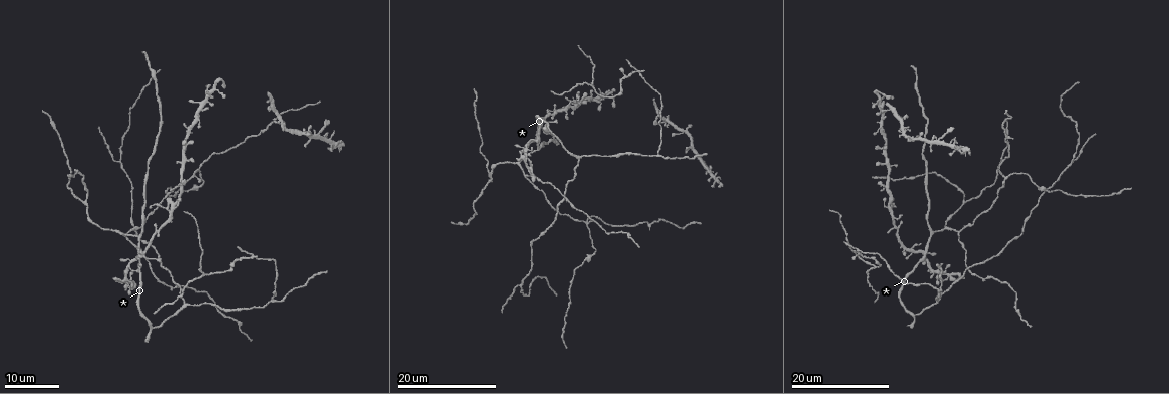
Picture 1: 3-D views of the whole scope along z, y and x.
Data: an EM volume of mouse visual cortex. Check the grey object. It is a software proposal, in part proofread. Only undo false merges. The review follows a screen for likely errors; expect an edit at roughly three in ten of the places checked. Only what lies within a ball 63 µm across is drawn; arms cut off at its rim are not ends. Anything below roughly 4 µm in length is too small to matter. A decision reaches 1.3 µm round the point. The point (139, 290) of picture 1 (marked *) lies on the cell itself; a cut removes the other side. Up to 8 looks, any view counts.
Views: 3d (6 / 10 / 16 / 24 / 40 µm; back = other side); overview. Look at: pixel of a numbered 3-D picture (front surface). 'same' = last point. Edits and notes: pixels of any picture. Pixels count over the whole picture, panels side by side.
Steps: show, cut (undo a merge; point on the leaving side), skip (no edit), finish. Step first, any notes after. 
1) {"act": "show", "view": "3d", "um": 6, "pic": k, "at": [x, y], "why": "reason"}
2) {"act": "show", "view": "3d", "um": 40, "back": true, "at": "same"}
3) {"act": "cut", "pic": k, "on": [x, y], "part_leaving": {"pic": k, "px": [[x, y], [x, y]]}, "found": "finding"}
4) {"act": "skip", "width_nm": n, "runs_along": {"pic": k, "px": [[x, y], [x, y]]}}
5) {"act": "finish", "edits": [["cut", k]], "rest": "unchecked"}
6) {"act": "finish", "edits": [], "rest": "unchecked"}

{"act": "show", "view": "3d", "um": 24, "pic": 1, "at": [525, 175], "why": "three arms meet"}

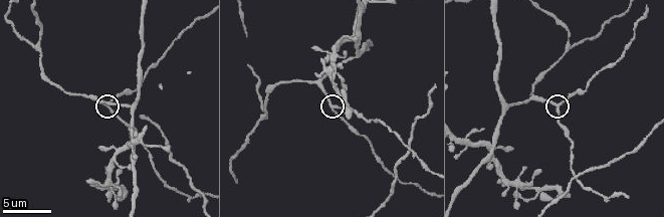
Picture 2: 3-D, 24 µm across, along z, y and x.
{"act": "show", "view": "3d", "um": 6, "pic": 2, "at": [558, 107]}

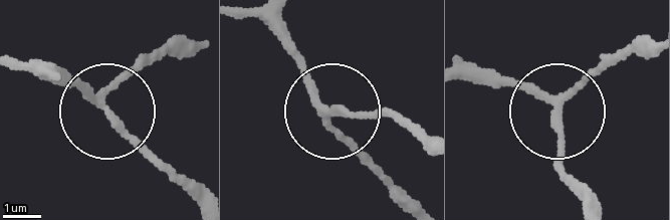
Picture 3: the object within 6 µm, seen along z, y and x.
{"act": "show", "view": "3d", "um": 6, "back": true, "pic": 3, "at": [557, 103]}

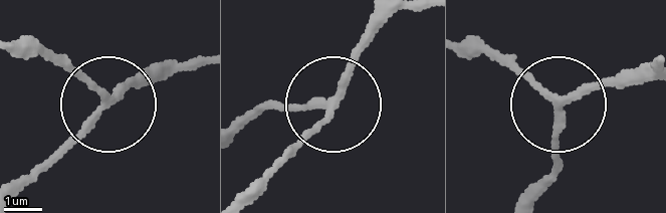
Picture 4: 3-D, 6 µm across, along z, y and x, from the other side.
{"act": "skip", "arms": 3, "found": "one cell here"}

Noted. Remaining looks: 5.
{"act": "show", "view": "3d", "um": 10, "pic": 2, "at": [487, 143], "why": "four or more arms meet"}

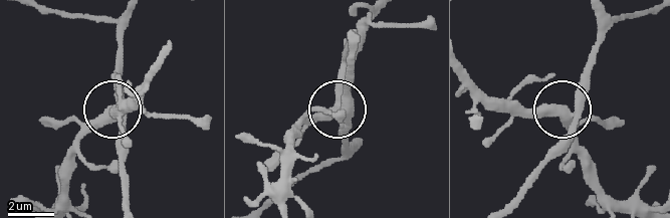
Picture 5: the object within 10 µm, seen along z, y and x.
{"act": "skip", "width_nm": 410, "found": "one cell here"}

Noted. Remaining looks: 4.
{"act": "show", "view": "3d", "um": 16, "pic": 1, "at": [875, 266], "why": "two arms in line, one across"}

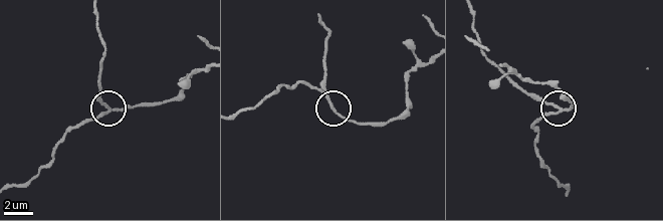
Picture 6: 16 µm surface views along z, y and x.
{"act": "show", "view": "3d", "um": 10, "pic": 6, "at": [105, 110]}

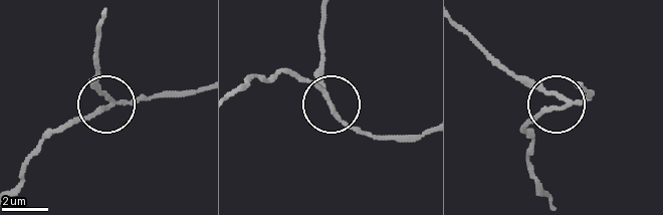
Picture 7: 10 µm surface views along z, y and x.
{"act": "cut", "pic": 7, "on": [97, 88], "side_arm_um": 14, "part_leaving": {"pic": 7, "px": [[113, 101], [95, 83], [101, 15]]}, "found": "two cells meet here"}

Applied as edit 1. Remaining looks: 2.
{"act": "show", "view": "3d", "um": 16, "pic": 1, "at": [1004, 176], "why": "looks like a crossing"}

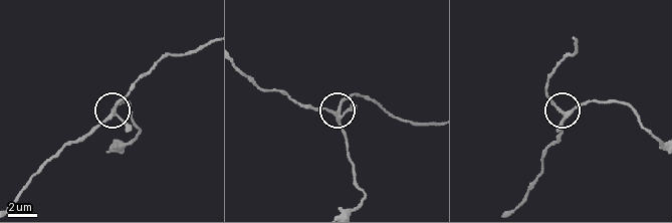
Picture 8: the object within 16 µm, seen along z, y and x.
{"act": "show", "view": "3d", "um": 6, "pic": 8, "at": [338, 111]}

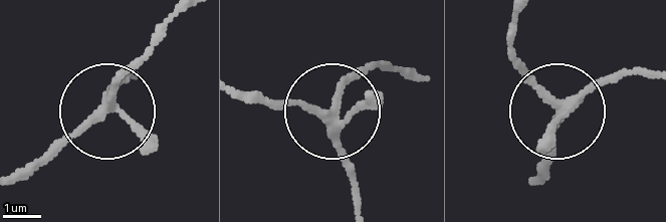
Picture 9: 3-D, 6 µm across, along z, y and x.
{"act": "skip", "arms": 4, "runs_along": {"pic": 9, "px": [[19, 178], [96, 123], [116, 84], [151, 49]]}, "found": "one cell here"}

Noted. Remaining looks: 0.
{"act": "finish", "edits": [["cut", 7]], "rest": "unchecked"}

